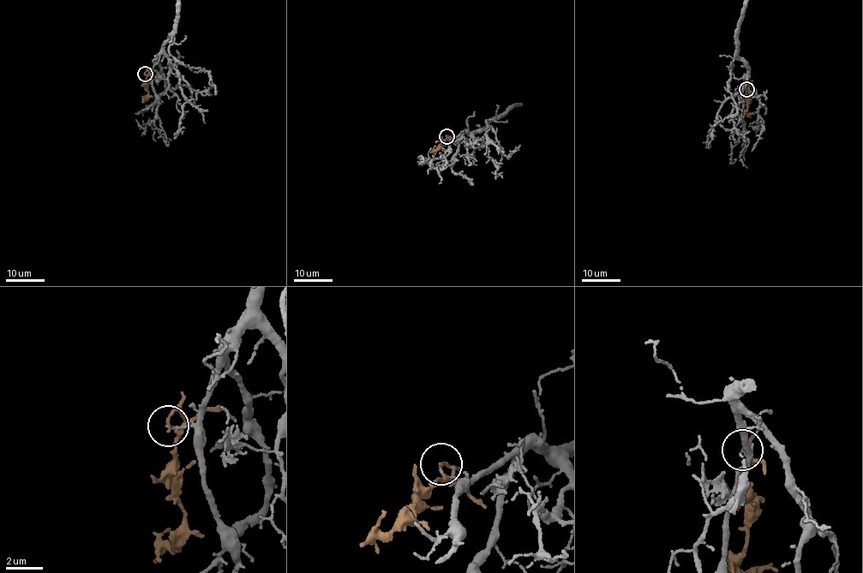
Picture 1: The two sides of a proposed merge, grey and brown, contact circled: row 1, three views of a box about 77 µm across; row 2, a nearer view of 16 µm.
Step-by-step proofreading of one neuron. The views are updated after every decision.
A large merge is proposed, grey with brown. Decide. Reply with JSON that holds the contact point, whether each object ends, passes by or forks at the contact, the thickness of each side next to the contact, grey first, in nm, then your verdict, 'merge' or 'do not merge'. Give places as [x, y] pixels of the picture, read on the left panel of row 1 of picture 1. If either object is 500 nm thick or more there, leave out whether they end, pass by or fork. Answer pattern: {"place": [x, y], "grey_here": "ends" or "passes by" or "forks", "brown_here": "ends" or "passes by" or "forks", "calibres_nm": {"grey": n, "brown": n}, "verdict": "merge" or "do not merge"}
{"place": [145, 74], "grey_here": "ends", "brown_here": "ends", "calibres_nm": {"grey": 110, "brown": 140}, "verdict": "do not merge"}

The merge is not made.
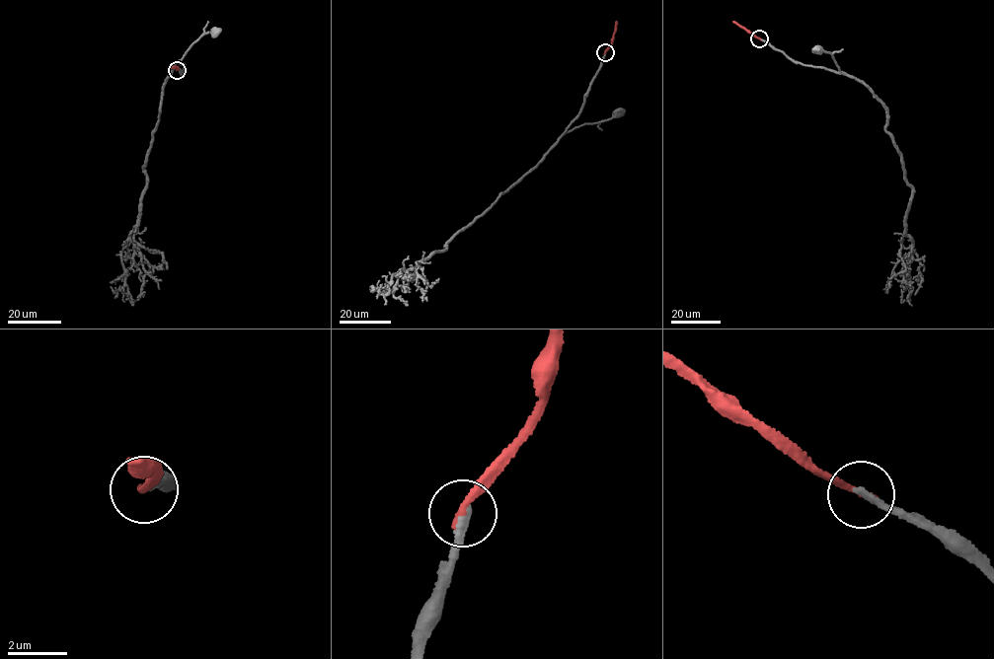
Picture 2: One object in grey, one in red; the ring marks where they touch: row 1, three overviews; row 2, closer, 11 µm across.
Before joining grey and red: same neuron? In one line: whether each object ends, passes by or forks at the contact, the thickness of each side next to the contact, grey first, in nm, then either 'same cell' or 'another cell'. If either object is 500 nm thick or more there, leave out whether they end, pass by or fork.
grey ends there; red ends there; 280 nm thick on the grey side, 240 nm on the other; same cell

